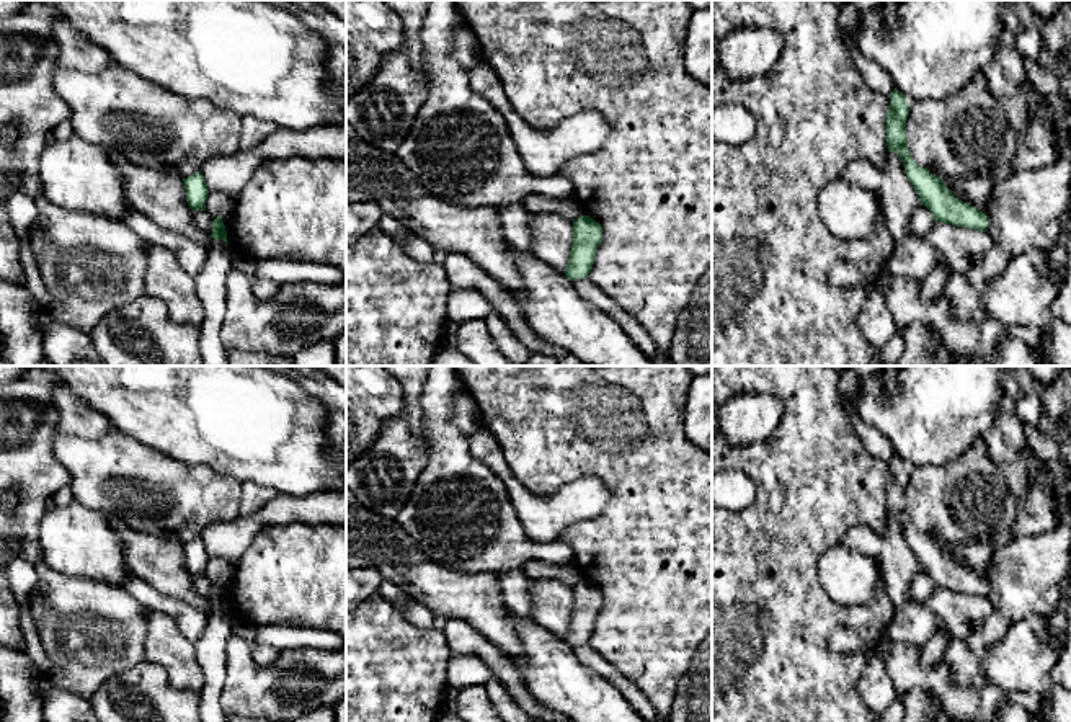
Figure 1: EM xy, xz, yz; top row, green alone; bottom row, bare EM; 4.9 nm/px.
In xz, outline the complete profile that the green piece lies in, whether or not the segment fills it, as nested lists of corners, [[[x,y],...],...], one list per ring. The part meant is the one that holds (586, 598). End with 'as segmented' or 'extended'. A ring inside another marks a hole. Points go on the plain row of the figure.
[[[589,582],[575,585],[573,609],[565,642],[575,650],[576,658],[583,665],[607,680],[640,715],[650,714],[653,722],[660,722],[648,697],[588,644],[601,608],[602,593],[599,588]]]; extended

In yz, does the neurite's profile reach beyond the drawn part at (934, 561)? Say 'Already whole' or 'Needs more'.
Needs more

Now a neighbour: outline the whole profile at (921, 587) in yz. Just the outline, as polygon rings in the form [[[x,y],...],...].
[[[918,572],[909,583],[909,595],[908,598],[916,603],[926,603],[932,591],[935,590],[934,582],[926,572]]]

